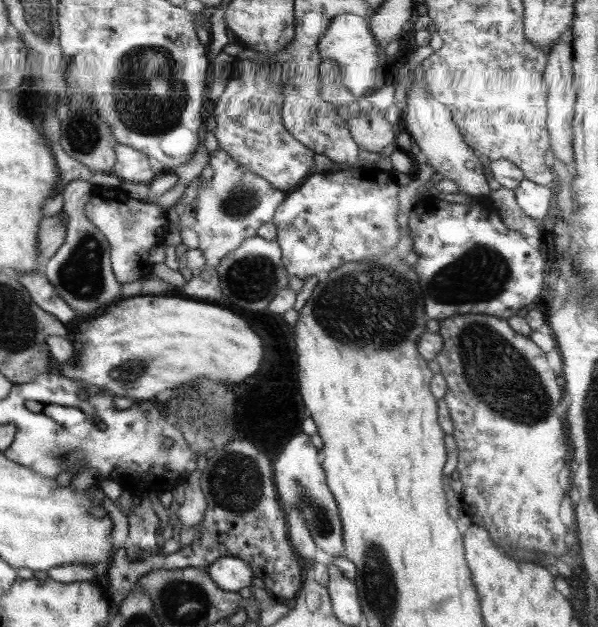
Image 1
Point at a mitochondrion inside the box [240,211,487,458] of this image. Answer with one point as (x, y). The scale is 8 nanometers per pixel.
(382, 338)

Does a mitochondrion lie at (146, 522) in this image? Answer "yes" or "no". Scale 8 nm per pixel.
no

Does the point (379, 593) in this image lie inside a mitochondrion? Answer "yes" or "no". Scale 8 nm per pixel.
yes

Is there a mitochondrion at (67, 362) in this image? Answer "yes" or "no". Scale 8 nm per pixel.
no

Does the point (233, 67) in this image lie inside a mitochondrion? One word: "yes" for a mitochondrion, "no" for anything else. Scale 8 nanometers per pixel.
no

